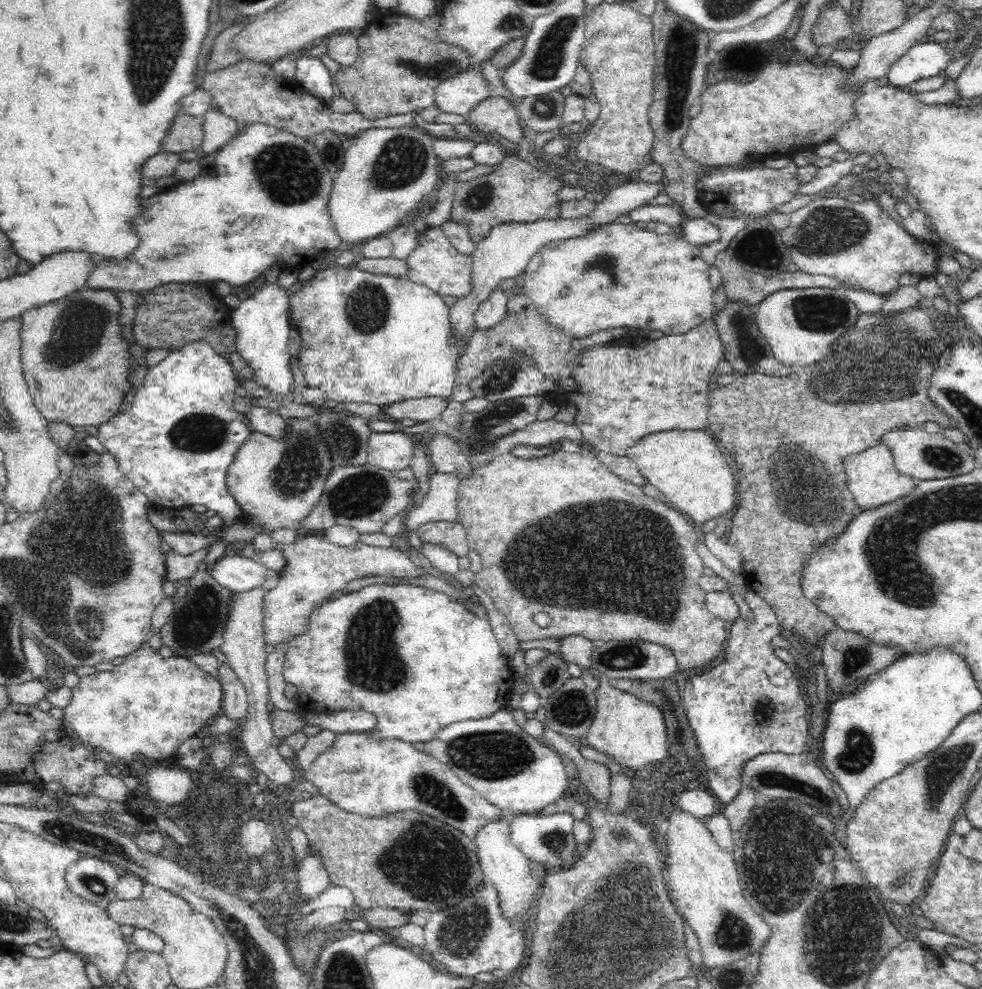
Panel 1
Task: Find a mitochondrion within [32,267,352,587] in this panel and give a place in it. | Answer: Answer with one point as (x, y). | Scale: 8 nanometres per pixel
(83, 324)

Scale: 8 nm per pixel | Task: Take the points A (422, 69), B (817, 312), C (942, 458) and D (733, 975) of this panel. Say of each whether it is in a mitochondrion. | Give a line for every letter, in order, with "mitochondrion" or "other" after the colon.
A: mitochondrion
B: mitochondrion
C: mitochondrion
D: mitochondrion

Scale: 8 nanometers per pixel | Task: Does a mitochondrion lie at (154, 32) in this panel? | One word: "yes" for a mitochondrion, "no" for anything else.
yes

